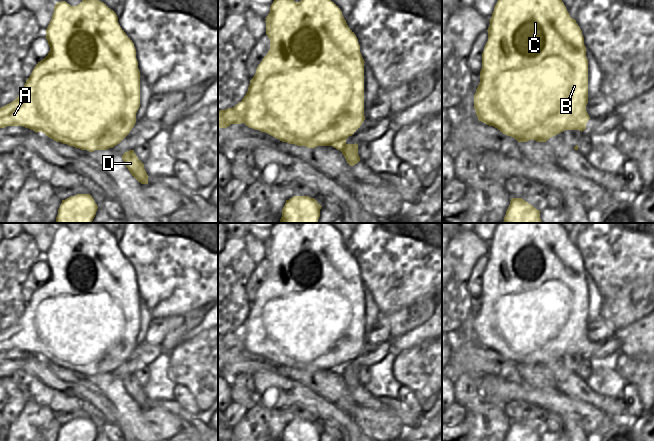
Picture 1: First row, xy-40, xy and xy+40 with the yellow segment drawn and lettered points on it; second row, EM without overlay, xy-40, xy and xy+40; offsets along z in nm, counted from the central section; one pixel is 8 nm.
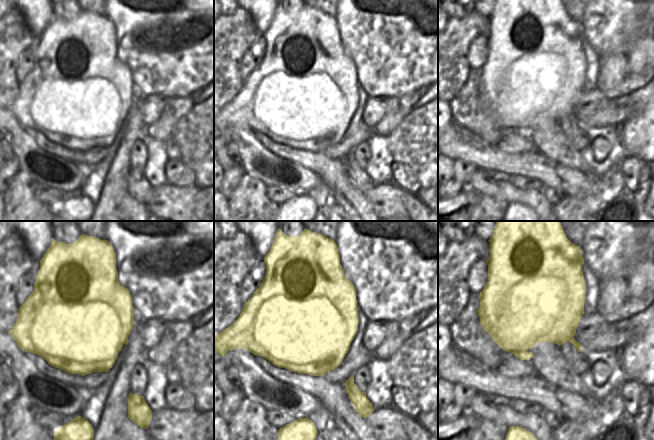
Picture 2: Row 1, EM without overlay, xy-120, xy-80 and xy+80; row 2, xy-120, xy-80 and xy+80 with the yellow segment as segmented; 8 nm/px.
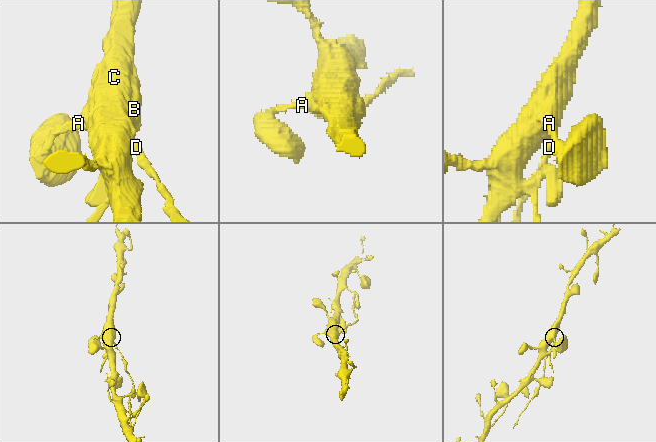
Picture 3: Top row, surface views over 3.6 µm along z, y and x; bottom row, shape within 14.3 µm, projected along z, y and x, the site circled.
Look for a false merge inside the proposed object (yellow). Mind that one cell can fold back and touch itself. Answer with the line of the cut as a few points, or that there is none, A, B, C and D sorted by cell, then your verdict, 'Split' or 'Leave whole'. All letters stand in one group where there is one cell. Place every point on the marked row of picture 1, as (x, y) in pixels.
Split along xy (345, 143), (344, 147), (340, 150). Groups: A B C / D. Split

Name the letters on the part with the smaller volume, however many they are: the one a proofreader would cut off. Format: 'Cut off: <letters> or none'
Cut off: D

